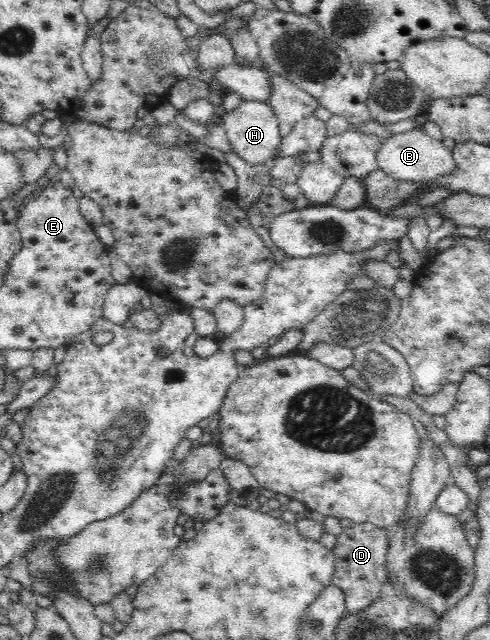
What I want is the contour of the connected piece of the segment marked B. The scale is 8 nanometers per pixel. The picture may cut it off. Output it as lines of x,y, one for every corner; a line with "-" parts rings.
411,129
397,134
382,142
380,150
376,154
378,168
392,178
408,182
432,182
456,172
456,161
452,150
442,143
432,139
423,130

